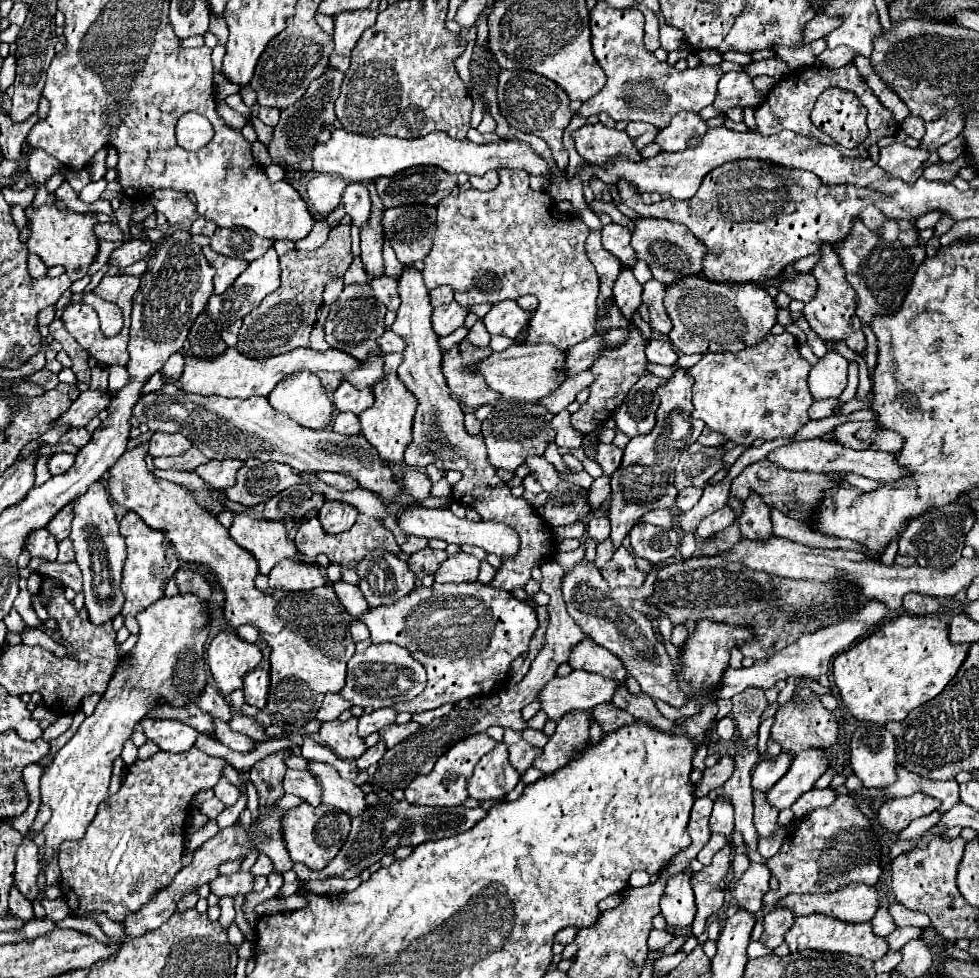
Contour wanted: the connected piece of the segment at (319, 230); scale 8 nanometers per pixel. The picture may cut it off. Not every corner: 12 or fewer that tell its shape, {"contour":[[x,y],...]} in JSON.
{"contour":[[318,219],[310,235],[296,243],[298,249],[316,249],[326,241],[330,227]]}

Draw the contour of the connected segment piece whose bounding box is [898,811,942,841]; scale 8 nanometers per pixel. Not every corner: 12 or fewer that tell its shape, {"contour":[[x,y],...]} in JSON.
{"contour":[[942,811],[912,821],[898,833],[902,839],[918,839],[940,821]]}

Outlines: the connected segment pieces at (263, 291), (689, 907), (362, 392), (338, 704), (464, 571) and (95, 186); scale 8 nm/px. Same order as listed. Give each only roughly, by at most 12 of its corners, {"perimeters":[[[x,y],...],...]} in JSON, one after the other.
{"perimeters":[[[274,249],[208,299],[218,333],[280,287]],[[690,875],[666,877],[660,909],[670,927],[692,925]],[[342,381],[334,391],[338,411],[360,415],[374,403],[372,387]],[[328,693],[316,719],[322,723],[338,719],[352,707],[340,695]],[[450,555],[434,573],[438,583],[476,581],[480,561],[474,555]],[[104,178],[82,189],[79,198],[92,204],[100,198],[107,182]]]}

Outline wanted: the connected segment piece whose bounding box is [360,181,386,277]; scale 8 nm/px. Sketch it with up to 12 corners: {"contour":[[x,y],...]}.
{"contour":[[368,183],[372,213],[362,229],[362,263],[370,277],[384,275],[382,213],[376,183]]}

